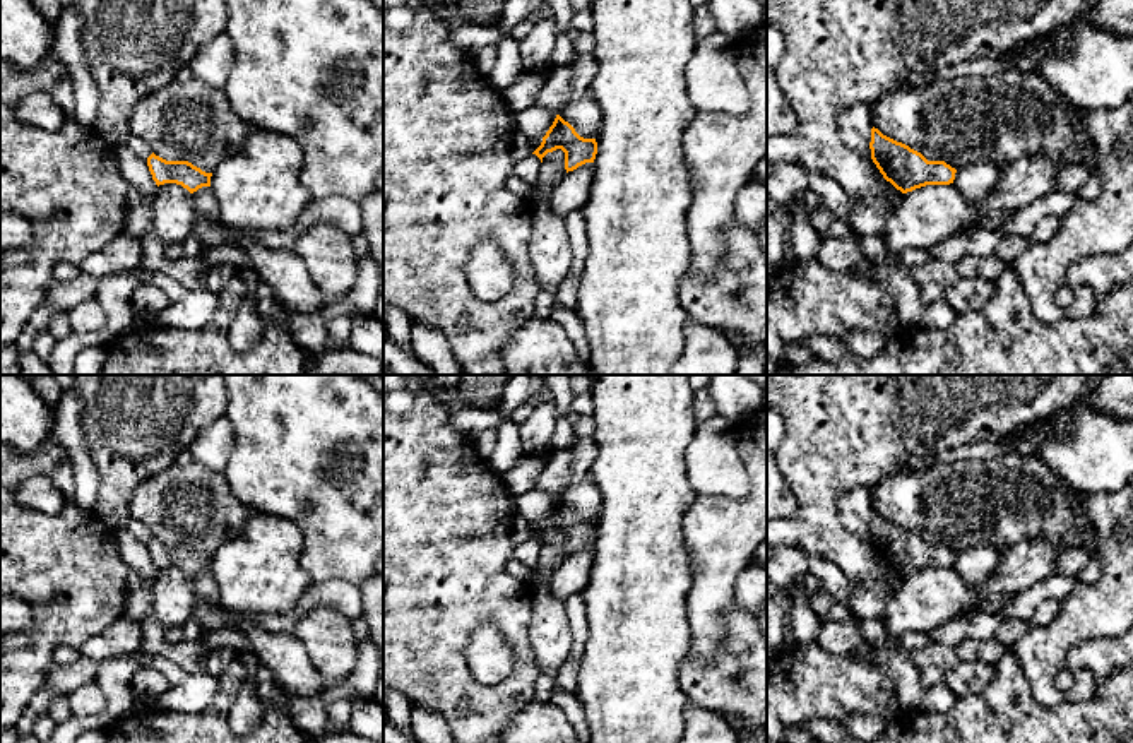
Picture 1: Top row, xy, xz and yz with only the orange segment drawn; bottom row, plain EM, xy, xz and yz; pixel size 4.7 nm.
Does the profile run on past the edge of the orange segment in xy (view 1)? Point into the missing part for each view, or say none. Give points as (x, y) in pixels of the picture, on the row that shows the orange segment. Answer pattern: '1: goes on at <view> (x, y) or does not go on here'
1: does not go on here

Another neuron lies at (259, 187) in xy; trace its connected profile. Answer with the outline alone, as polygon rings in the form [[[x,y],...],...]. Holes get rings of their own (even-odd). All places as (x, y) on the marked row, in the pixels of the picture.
[[[255,128],[243,147],[224,159],[211,176],[211,188],[219,205],[219,223],[245,231],[286,231],[311,199],[301,183],[305,154],[288,135]]]

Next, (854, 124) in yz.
[[[857,103],[839,115],[839,137],[861,158],[871,158],[871,104]]]

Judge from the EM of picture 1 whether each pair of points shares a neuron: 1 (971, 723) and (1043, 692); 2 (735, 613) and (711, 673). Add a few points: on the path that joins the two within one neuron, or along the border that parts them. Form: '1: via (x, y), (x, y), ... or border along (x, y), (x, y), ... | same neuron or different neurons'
1: border along (1017, 658), (1041, 704), (1063, 701) | different neurons
2: via (735, 629), (735, 649), (726, 658) | same neuron

